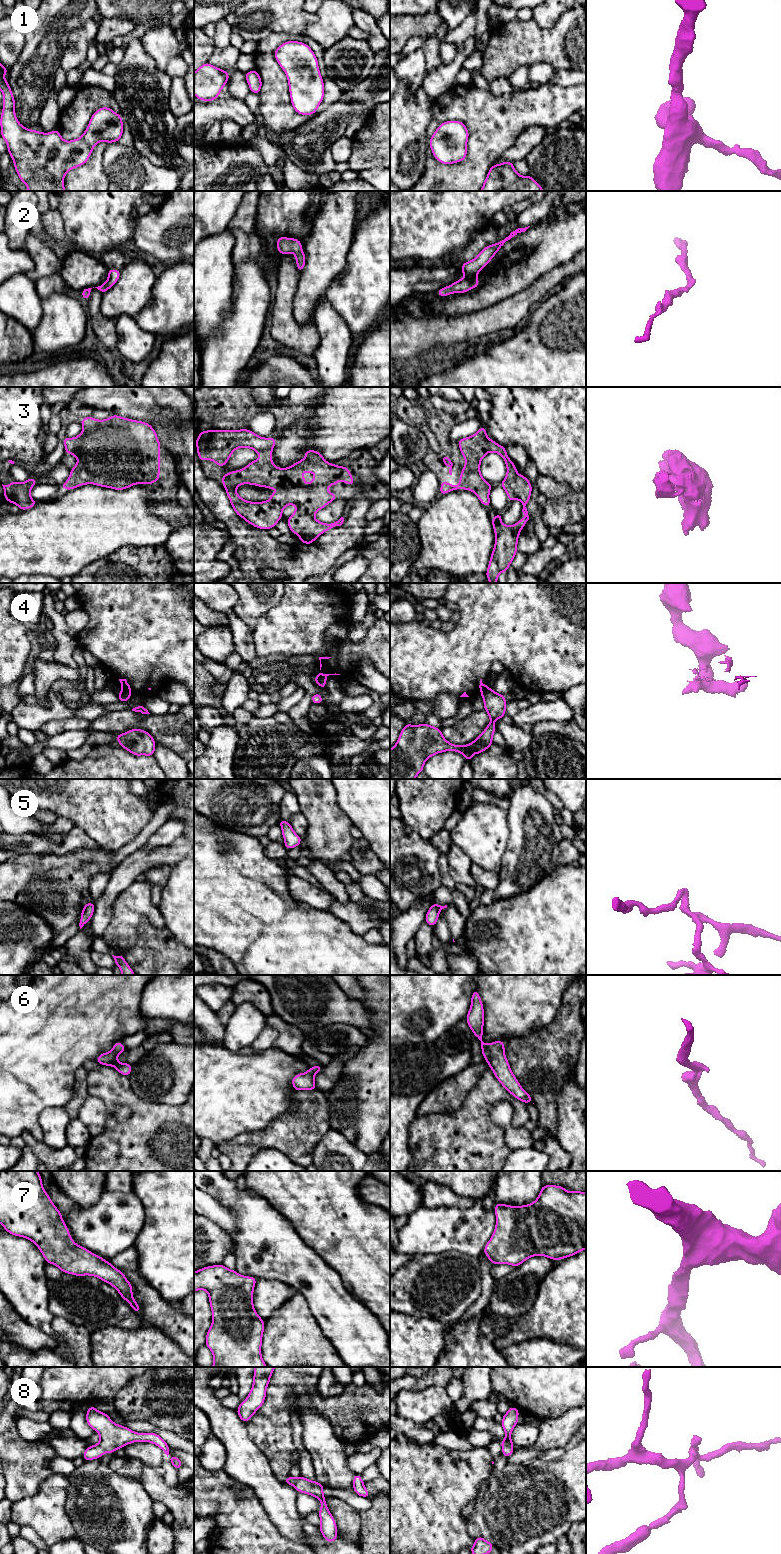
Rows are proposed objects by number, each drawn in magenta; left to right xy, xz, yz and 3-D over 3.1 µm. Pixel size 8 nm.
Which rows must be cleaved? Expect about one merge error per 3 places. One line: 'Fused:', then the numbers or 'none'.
Fused: 4

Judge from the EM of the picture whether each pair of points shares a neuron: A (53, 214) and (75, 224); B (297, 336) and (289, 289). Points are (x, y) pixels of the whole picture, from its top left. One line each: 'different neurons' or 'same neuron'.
A: different neurons
B: same neuron

